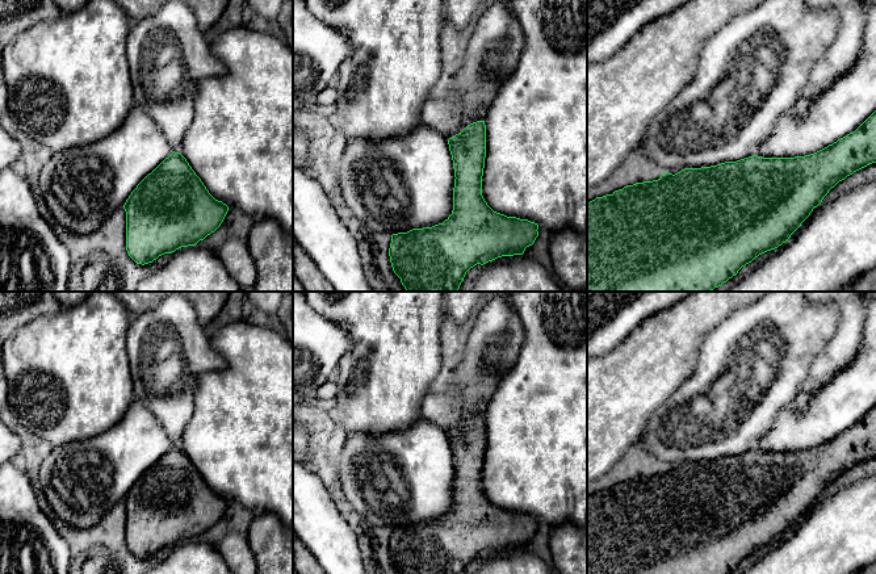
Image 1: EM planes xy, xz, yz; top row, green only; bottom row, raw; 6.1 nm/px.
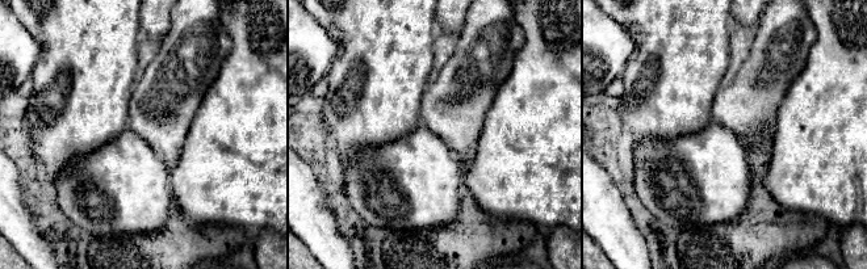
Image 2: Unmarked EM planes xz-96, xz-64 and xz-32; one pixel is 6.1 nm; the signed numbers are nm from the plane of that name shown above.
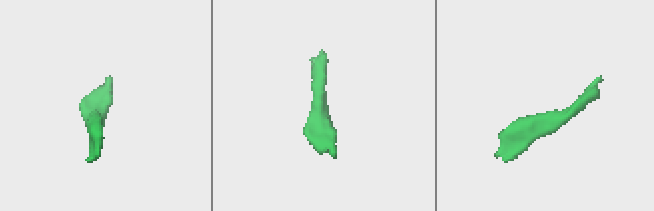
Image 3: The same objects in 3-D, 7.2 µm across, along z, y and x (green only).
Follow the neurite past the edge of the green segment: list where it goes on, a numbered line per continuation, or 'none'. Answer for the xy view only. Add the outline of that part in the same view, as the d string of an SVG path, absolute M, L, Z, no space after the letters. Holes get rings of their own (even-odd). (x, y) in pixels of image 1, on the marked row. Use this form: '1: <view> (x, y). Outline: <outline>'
none

